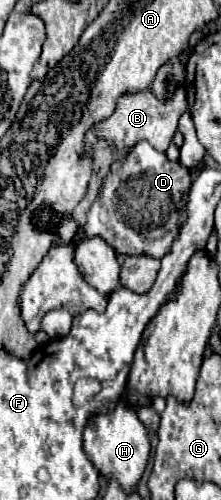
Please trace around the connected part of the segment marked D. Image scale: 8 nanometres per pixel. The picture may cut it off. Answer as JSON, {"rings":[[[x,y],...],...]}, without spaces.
{"rings":[[[139,142],[129,156],[113,162],[109,176],[91,210],[87,212],[85,234],[101,236],[119,254],[149,254],[161,258],[169,252],[181,220],[193,176],[179,164],[169,162],[149,142]]]}

